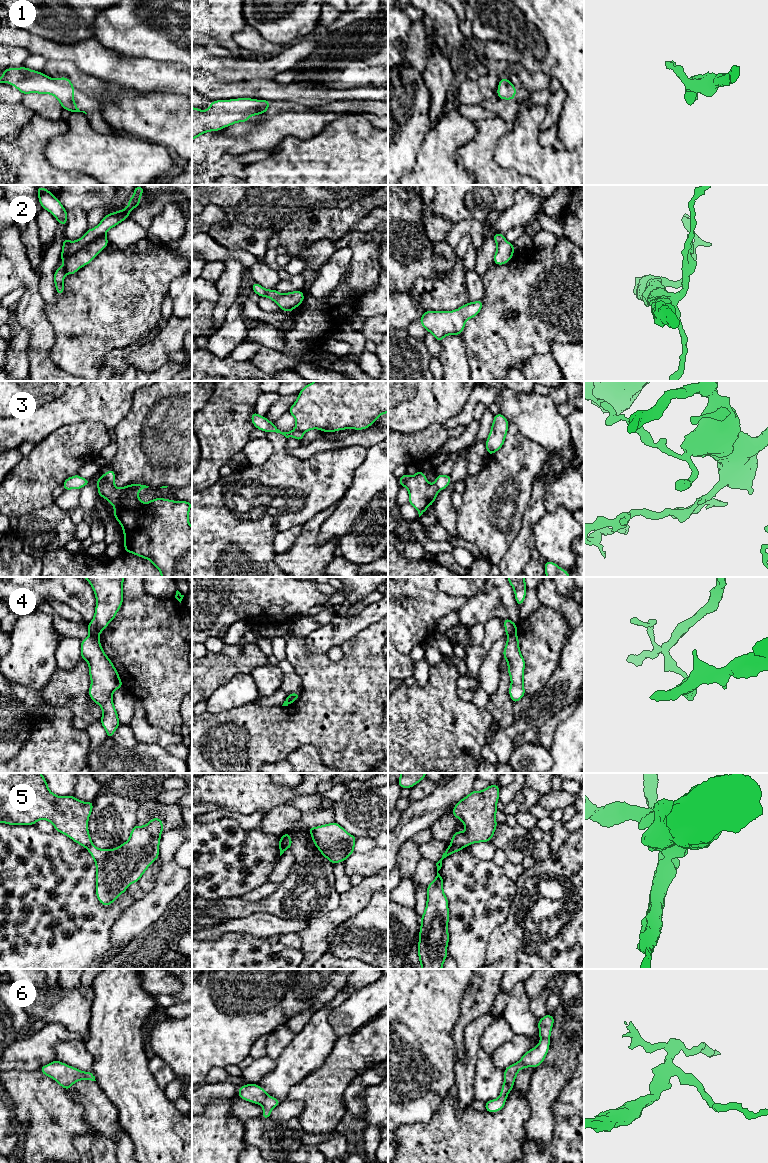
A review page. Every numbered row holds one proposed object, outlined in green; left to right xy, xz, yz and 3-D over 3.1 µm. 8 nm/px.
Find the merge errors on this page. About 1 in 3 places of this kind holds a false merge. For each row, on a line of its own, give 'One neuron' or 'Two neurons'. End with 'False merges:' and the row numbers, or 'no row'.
1: One neuron
2: One neuron
3: Two neurons
4: Two neurons
5: Two neurons
6: One neuron
False merges: 3, 4, 5

